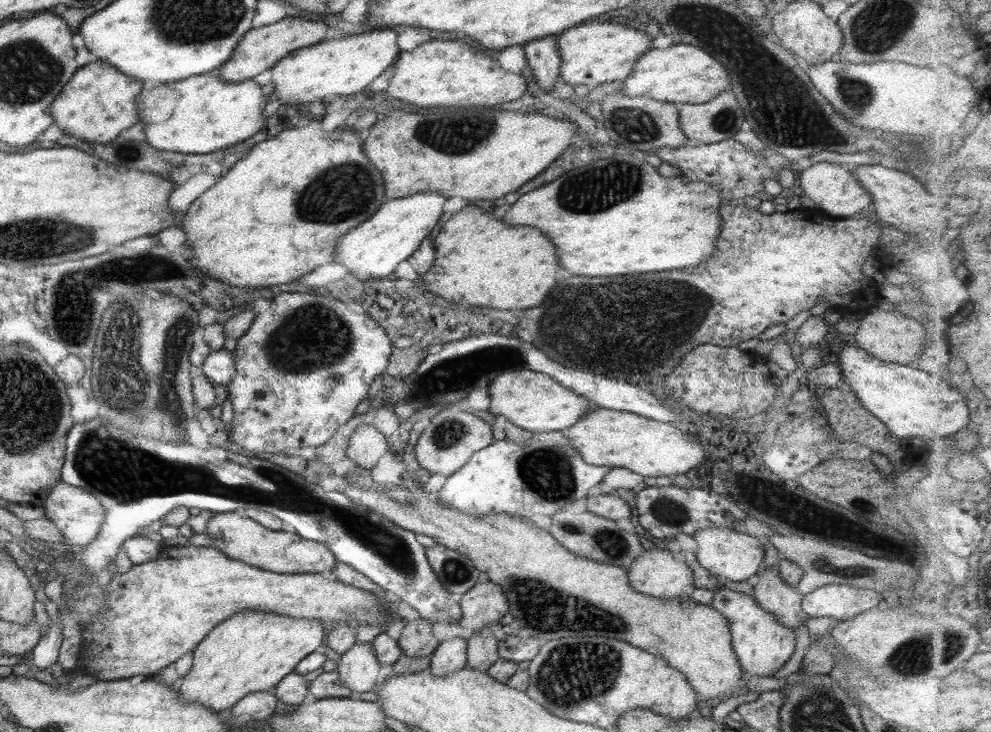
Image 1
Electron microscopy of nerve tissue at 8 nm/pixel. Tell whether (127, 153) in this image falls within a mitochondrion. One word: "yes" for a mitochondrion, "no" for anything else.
no

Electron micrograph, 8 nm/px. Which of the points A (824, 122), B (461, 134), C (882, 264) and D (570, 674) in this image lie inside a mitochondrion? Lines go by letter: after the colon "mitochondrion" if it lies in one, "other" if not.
A: mitochondrion
B: mitochondrion
C: other
D: mitochondrion

